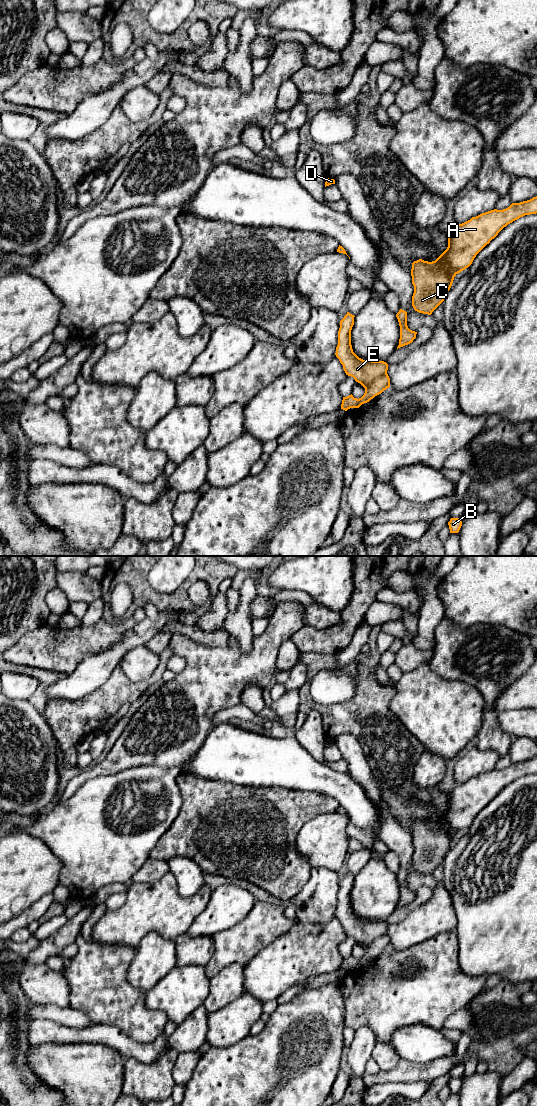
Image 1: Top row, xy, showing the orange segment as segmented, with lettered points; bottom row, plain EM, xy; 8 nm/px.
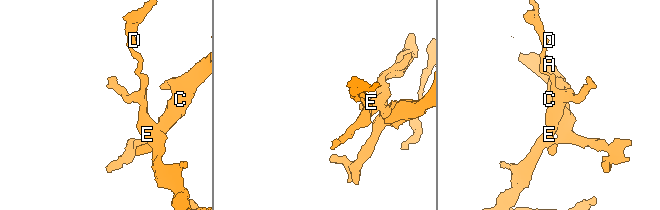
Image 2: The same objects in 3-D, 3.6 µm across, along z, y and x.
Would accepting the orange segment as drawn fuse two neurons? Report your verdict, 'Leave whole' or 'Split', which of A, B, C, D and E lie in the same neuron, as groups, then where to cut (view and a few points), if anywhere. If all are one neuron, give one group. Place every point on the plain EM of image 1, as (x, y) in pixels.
Split. Groups: A C / B D E. Split along xy (386, 933), (378, 936), (365, 949)

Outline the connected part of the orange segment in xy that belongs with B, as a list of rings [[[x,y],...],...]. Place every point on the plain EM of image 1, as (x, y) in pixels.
[[[451,1078],[448,1082],[450,1093],[458,1093],[462,1086],[461,1078]]]

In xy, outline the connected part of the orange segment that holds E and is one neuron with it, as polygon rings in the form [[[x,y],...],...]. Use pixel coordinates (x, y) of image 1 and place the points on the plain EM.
[[[347,872],[340,881],[335,915],[343,925],[346,935],[353,937],[366,949],[376,938],[387,934],[388,924],[384,921],[363,920],[353,912],[351,890],[354,877]]]

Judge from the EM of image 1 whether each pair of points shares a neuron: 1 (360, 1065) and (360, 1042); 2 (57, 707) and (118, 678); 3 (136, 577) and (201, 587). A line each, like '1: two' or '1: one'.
1: one
2: one
3: two

